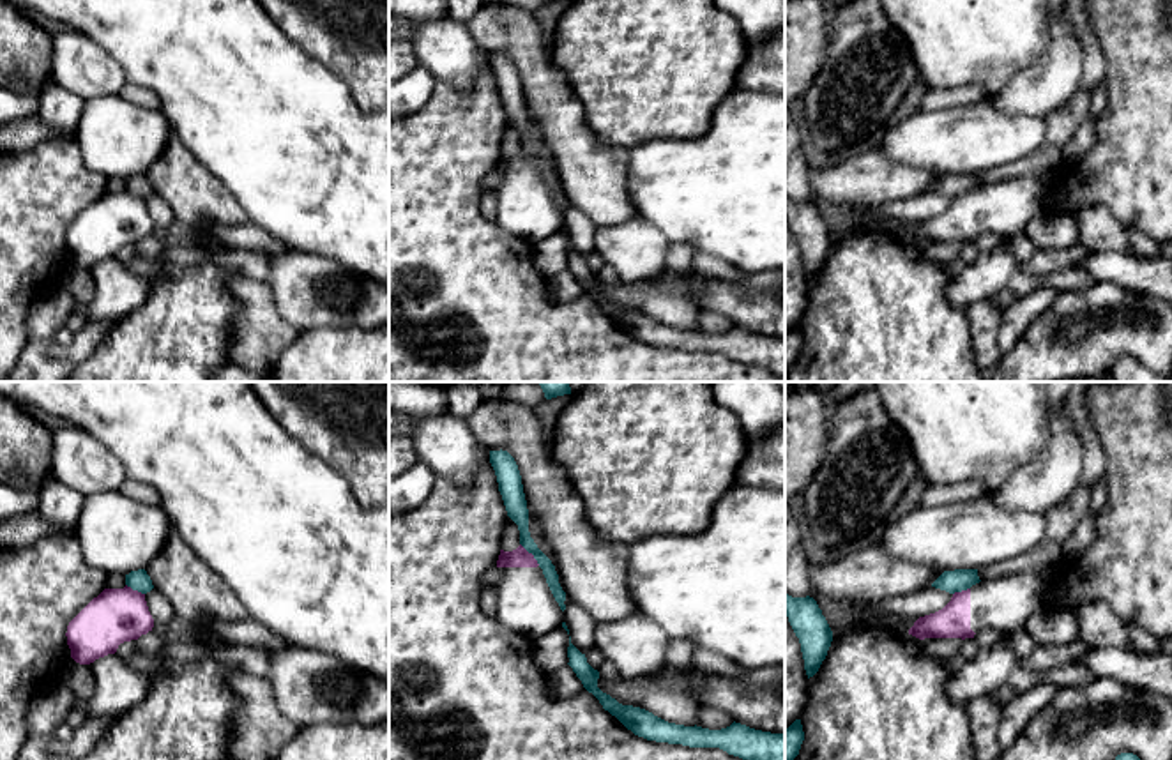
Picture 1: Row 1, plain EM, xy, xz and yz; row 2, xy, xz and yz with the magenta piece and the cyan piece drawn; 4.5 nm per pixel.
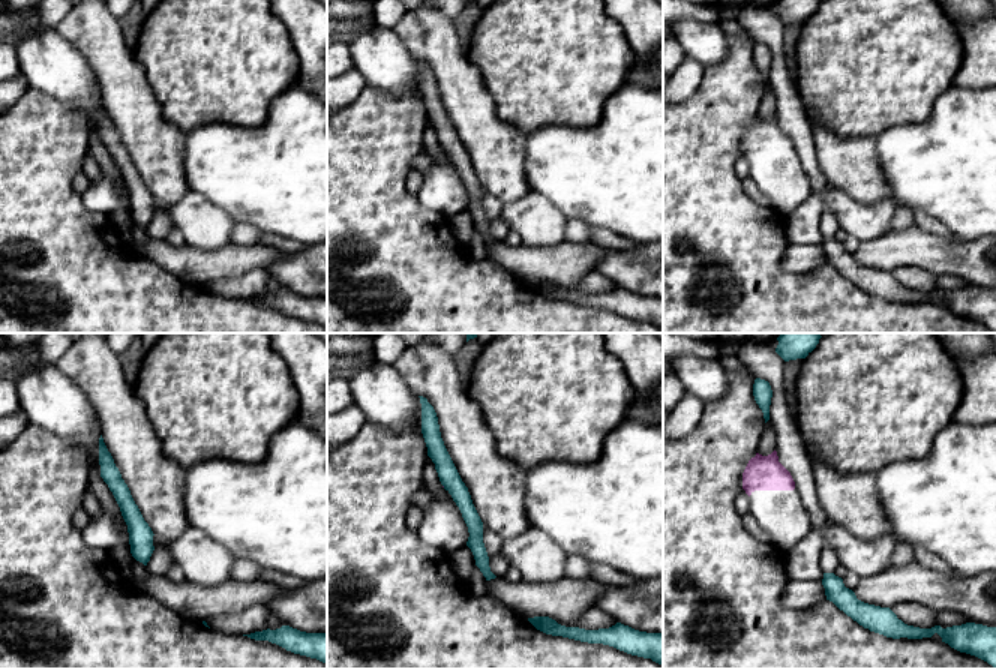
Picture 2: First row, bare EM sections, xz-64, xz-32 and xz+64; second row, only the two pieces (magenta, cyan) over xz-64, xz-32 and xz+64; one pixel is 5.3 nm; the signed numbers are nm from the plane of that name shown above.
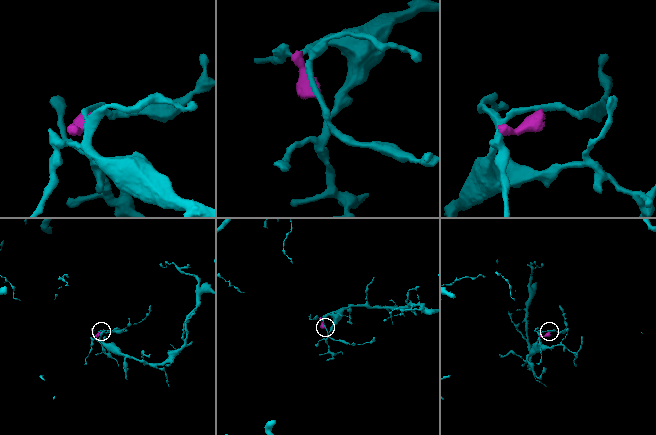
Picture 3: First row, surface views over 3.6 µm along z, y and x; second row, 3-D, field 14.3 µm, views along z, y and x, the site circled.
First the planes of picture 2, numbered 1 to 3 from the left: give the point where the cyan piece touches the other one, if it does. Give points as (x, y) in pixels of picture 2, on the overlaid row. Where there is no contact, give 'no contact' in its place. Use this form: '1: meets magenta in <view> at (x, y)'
1: no contact
2: no contact
3: no contact

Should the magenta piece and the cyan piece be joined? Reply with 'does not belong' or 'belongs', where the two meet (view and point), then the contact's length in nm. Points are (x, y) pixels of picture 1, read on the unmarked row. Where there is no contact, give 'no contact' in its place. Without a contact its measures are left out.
belongs | xz (531, 158) | 140 nm

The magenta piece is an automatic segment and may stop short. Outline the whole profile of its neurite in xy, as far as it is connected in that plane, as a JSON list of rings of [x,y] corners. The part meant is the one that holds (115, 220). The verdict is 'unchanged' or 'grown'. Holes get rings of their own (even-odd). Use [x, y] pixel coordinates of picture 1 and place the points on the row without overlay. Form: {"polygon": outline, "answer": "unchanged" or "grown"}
{"polygon": [[[104,193],[67,230],[71,262],[90,269],[115,258],[124,246],[138,244],[154,232],[145,198],[124,193]]], "answer": "unchanged"}

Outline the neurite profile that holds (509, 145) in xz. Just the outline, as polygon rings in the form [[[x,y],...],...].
[[[507,120],[502,134],[500,152],[504,156],[513,156],[520,150],[518,129]]]

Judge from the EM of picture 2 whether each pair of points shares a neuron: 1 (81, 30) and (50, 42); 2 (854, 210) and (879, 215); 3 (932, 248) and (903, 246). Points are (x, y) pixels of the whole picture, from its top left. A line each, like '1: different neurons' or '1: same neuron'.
1: different neurons
2: same neuron
3: same neuron

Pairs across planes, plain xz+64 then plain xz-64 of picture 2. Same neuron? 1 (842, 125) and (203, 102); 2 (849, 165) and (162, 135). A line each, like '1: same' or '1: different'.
1: same
2: same

